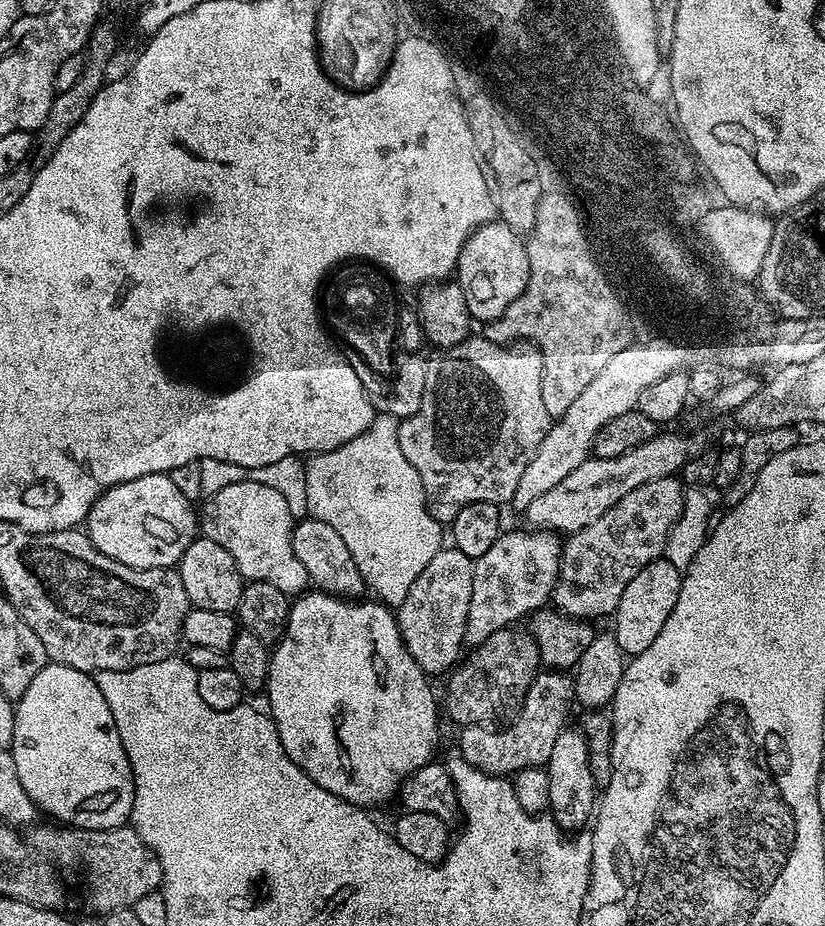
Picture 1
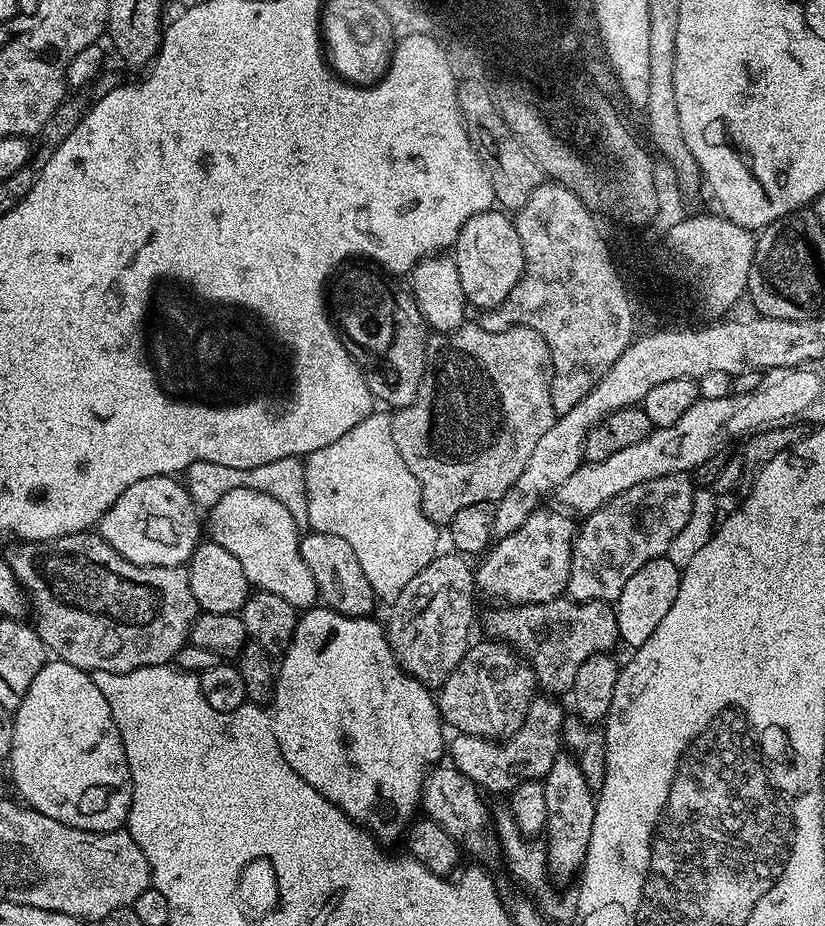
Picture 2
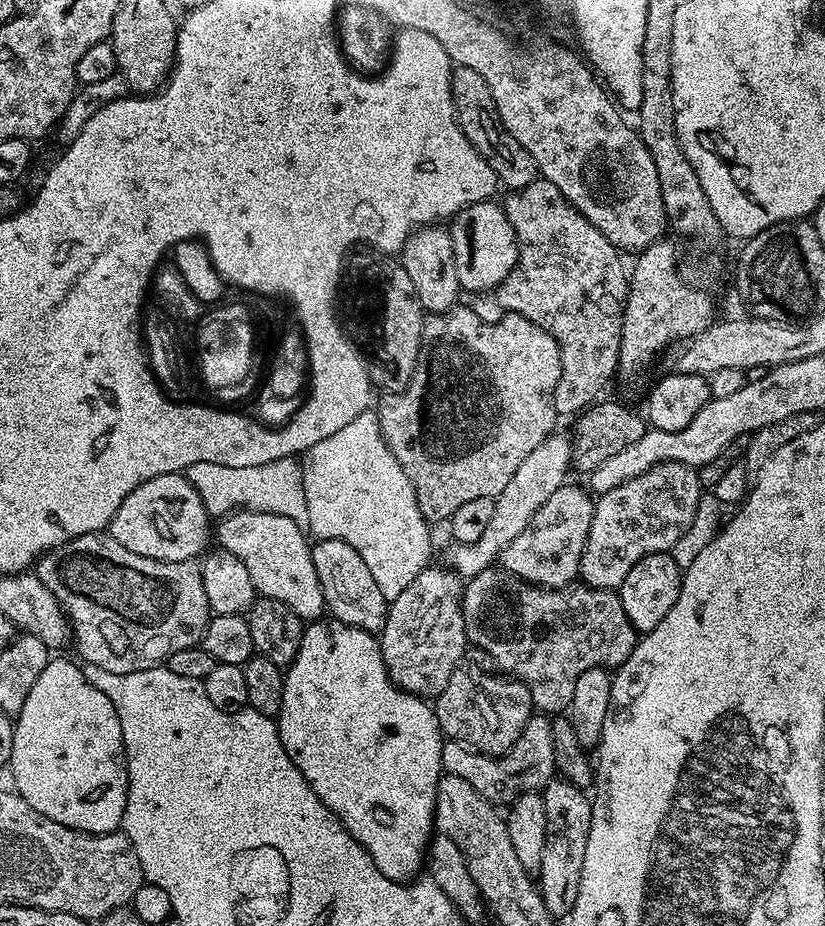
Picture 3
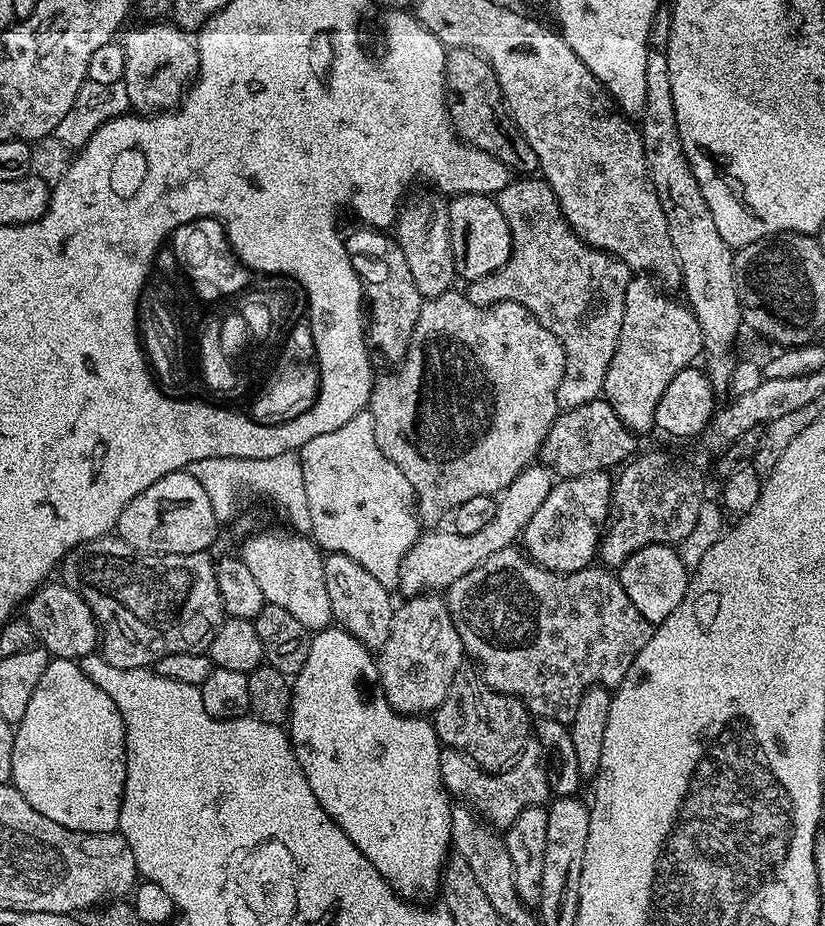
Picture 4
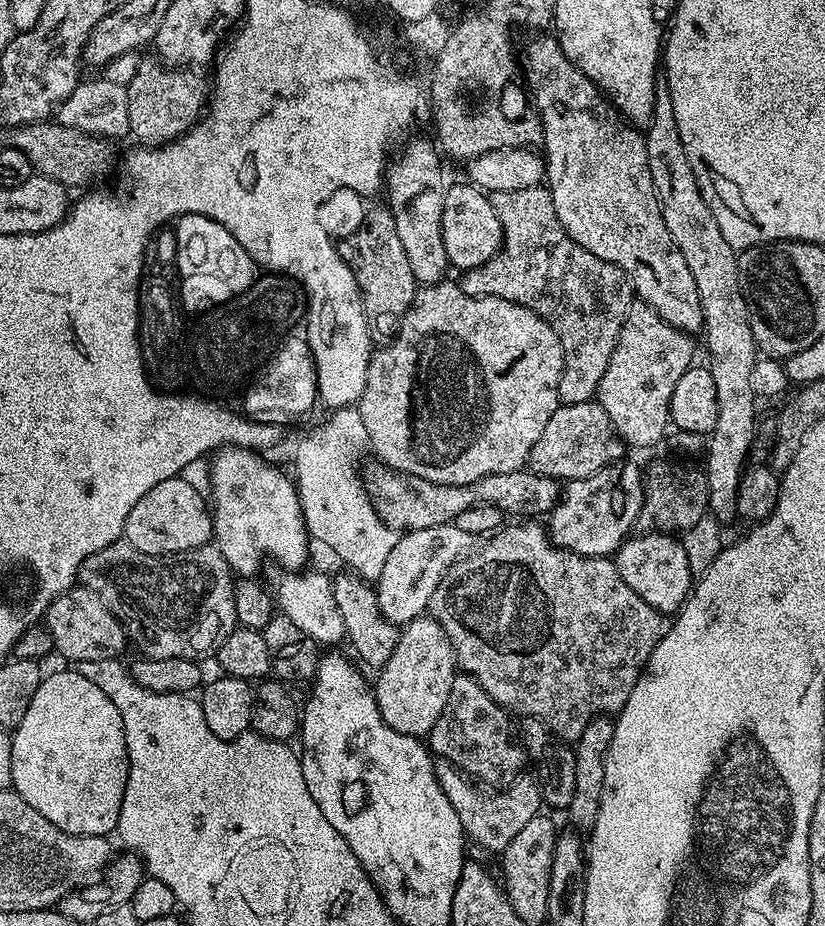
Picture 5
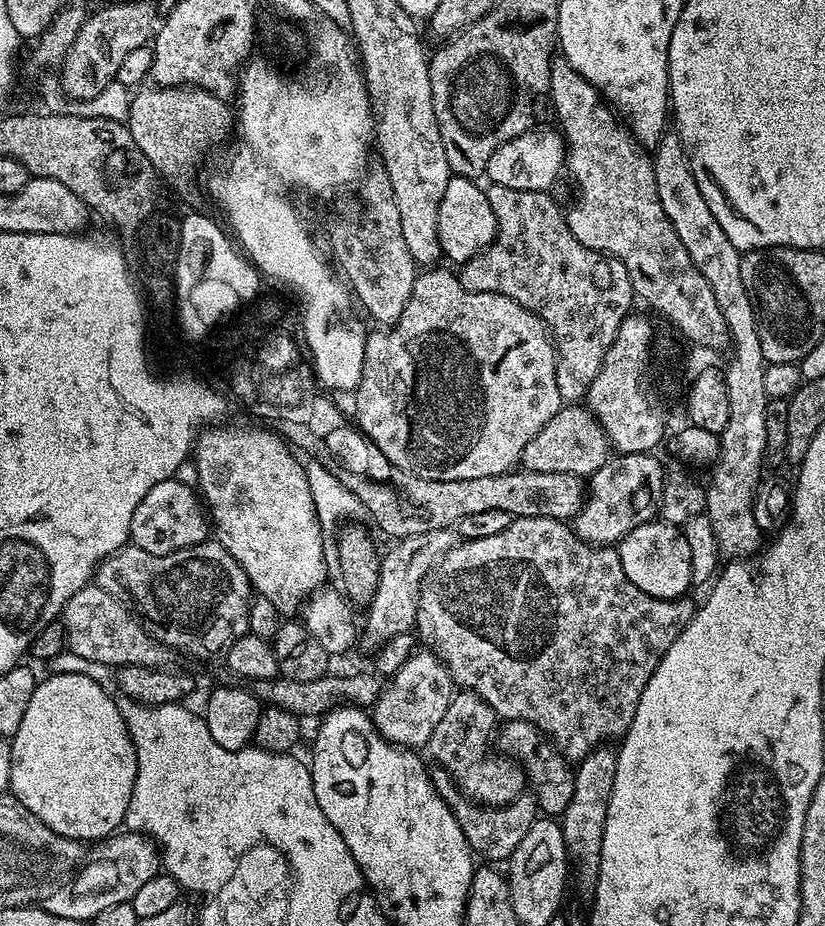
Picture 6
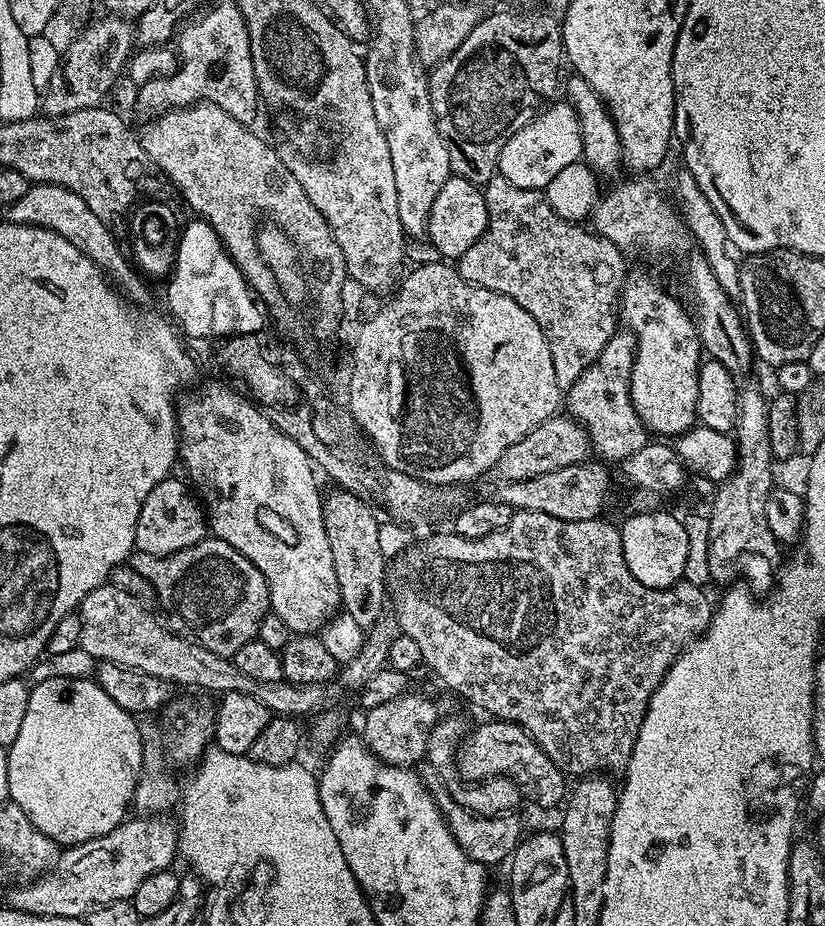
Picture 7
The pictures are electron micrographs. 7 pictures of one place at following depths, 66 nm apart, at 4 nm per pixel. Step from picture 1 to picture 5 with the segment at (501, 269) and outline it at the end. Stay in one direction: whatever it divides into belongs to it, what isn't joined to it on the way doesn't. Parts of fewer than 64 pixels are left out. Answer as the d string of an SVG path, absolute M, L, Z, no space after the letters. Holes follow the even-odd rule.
M471 182L453 183L442 206L442 242L446 246L446 258L453 269L467 270L490 262L504 241L502 222L494 214L489 193Z

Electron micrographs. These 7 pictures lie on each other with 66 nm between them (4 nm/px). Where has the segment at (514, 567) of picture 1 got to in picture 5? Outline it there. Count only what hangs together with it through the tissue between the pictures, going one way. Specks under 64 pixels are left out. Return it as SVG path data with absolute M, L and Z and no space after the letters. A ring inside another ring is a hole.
M617 462L598 470L594 475L581 480L569 480L563 485L560 500L547 517L546 531L552 537L557 548L565 548L579 556L607 556L611 557L630 533L637 527L638 517L644 505L644 478L642 468L629 462Z

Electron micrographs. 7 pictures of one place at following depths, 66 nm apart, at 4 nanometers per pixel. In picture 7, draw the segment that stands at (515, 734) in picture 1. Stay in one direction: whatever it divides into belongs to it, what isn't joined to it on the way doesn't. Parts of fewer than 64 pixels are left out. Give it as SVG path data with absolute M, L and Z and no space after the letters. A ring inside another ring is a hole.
M424 762L419 765L420 780L426 786L430 798L434 798L438 810L444 816L444 823L450 830L450 834L454 834L458 846L462 846L464 853L479 864L493 866L492 864L500 864L503 860L505 863L515 852L522 839L519 815L479 816L462 806L458 806L458 802L454 802L452 797L452 788L449 785L444 785L444 780L440 777L439 770L428 763Z

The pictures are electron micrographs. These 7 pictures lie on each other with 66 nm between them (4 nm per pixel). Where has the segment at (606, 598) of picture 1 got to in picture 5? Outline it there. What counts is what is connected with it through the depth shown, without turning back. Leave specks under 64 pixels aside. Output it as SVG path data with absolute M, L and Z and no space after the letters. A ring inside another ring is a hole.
M656 460L646 468L644 505L638 517L641 529L665 534L683 534L708 511L708 478L703 471L679 468L678 465L667 464L664 460Z

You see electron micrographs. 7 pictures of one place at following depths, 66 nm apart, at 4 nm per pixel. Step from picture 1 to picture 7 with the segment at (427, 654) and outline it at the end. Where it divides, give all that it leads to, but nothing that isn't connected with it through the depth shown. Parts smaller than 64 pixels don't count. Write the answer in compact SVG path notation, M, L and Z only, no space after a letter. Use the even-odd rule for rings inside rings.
M409 690L390 702L382 702L382 706L367 709L363 715L362 739L368 751L382 763L416 766L425 759L424 751L430 748L432 728L438 723L436 704L430 697Z

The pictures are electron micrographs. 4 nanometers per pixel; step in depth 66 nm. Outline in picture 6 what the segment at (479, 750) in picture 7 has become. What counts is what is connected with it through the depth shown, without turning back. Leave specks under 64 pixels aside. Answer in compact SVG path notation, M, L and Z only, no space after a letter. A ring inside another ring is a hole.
M525 720L503 721L498 728L498 748L503 755L523 764L527 787L531 795L536 797L539 811L548 818L563 817L566 806L570 806L570 797L574 794L576 773L573 765L553 746L547 736L542 735L538 726Z

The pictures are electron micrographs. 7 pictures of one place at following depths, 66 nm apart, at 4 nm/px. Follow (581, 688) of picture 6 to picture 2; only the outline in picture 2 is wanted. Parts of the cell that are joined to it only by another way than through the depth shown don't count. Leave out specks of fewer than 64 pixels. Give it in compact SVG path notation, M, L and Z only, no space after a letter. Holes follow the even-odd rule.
M557 598L541 604L496 606L488 616L487 635L515 648L536 672L536 683L545 693L567 693L578 666L597 652L611 653L620 640L616 610L602 600Z

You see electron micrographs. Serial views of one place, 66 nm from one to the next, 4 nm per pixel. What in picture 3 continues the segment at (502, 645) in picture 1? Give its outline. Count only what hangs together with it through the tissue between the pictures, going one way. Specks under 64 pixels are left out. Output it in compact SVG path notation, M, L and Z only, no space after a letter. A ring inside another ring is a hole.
M461 662L456 667L454 674L450 674L450 682L446 682L446 690L435 697L440 731L447 739L458 740L488 756L505 756L516 745L534 715L532 695L522 681L512 679L511 675L496 670L487 672L468 663Z

